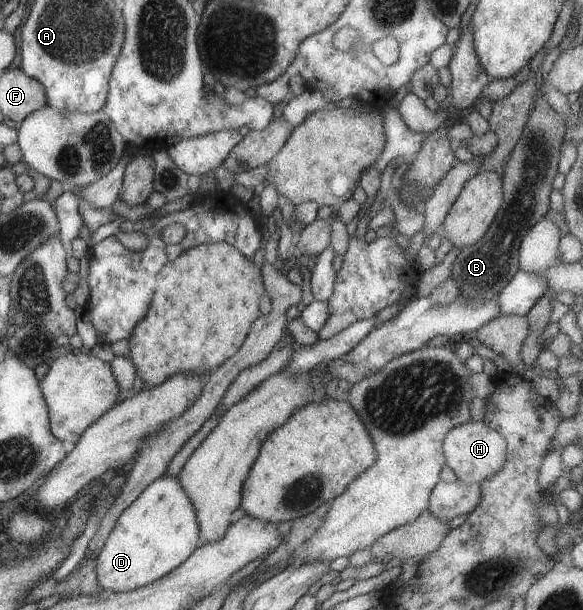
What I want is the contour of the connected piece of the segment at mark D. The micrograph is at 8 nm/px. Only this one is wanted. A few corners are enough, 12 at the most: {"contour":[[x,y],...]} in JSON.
{"contour":[[176,476],[125,508],[95,557],[100,589],[161,579],[200,546]]}

